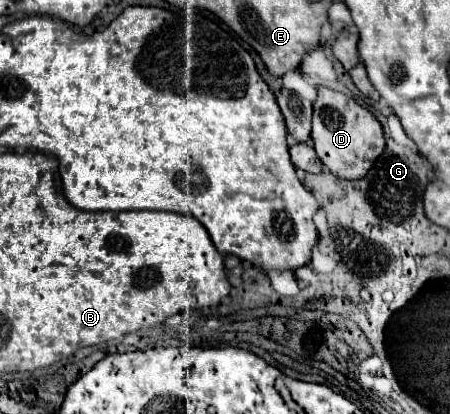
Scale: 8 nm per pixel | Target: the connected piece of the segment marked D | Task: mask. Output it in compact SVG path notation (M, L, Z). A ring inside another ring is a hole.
M319 87L319 97L313 103L313 147L321 163L339 179L363 179L385 149L381 123L351 97Z

